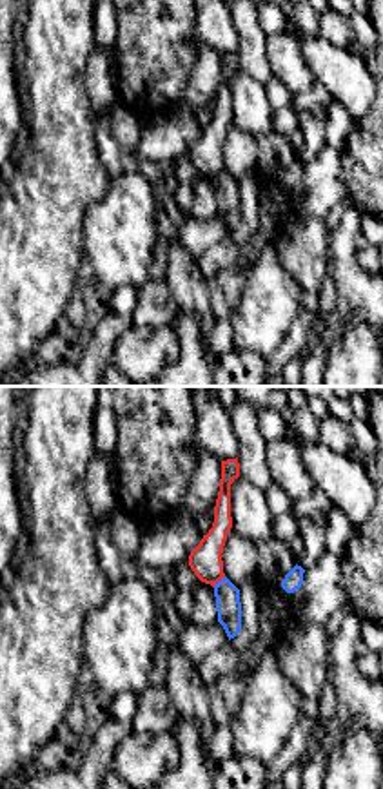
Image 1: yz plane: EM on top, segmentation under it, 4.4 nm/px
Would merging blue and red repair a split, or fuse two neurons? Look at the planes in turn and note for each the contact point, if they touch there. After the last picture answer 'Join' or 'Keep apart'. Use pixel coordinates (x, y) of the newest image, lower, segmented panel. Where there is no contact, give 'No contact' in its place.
Touches blue at (220, 581)

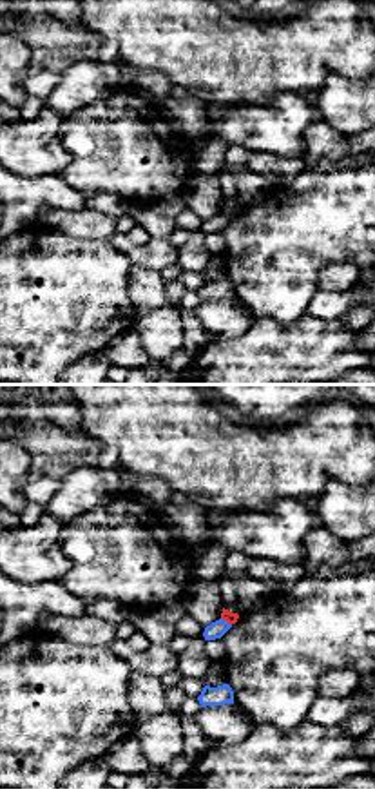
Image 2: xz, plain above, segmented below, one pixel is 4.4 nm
Touches blue at (225, 621)

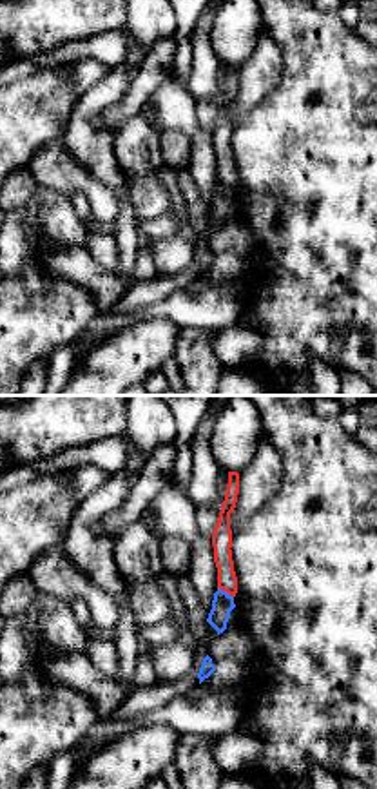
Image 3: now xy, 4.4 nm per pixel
Touches blue at (225, 592)

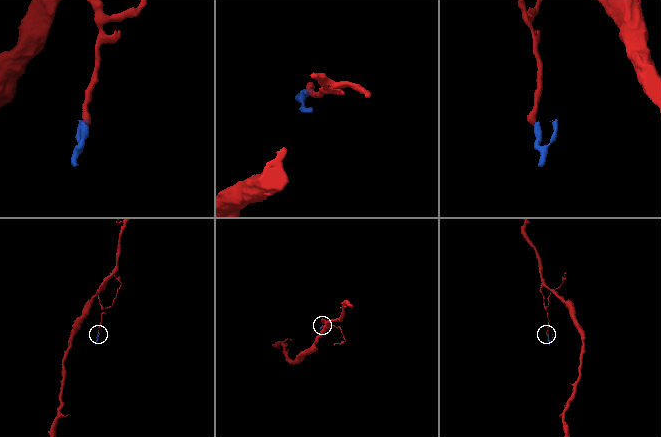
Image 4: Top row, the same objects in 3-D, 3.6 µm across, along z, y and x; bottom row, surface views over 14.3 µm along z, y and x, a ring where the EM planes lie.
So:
Keep apart

